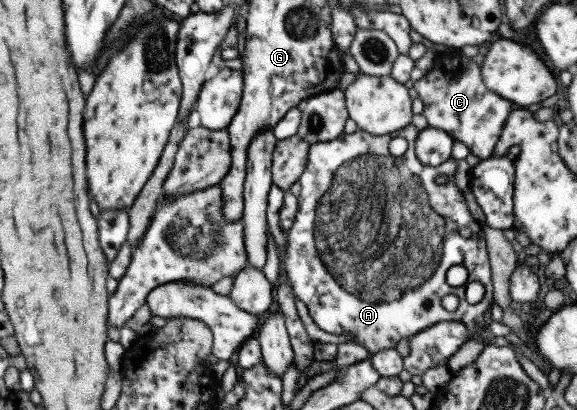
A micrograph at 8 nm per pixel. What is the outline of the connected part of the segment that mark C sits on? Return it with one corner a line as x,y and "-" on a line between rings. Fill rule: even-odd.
460,50
436,54
429,72
414,82
412,92
423,102
423,116
430,128
449,134
454,141
468,146
470,152
480,159
489,158
501,137
507,117
515,105
487,89
483,84
481,68

